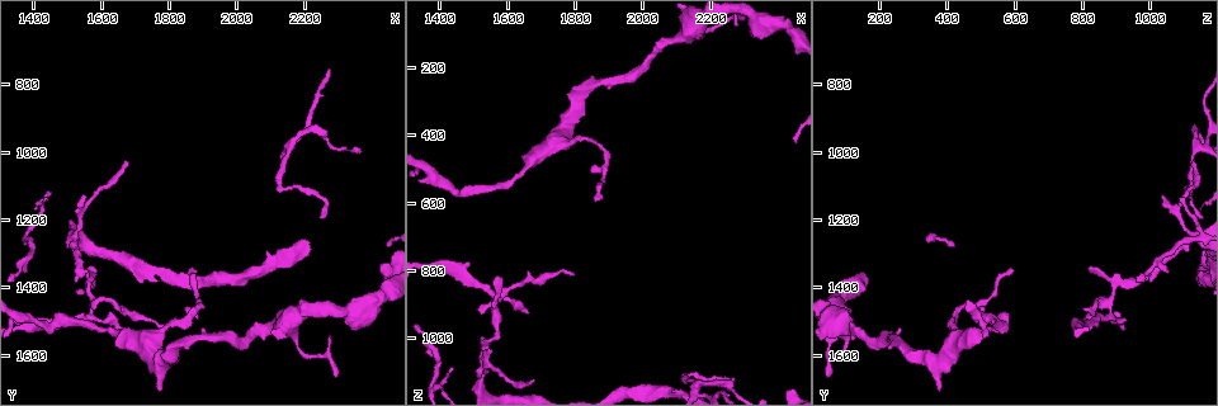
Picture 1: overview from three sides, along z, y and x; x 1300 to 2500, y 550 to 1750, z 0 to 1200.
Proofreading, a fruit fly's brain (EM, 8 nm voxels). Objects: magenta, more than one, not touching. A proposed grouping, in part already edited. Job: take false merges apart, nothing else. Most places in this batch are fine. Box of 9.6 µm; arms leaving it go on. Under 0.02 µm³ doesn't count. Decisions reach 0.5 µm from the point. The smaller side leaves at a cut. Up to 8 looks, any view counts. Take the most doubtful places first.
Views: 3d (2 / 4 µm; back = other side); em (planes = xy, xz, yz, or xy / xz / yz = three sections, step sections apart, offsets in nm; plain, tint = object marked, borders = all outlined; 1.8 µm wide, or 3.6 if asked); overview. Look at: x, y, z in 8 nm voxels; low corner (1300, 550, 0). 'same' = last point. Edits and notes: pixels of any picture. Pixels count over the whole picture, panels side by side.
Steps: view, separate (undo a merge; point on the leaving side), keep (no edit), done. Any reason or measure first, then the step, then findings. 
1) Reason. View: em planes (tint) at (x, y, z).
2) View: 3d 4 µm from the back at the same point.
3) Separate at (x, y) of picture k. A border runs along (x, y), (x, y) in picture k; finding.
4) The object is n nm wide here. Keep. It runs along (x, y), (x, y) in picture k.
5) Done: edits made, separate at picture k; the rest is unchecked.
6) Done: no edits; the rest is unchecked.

Sharp bend. View: em planes (tint) at (1580, 1450, 880).

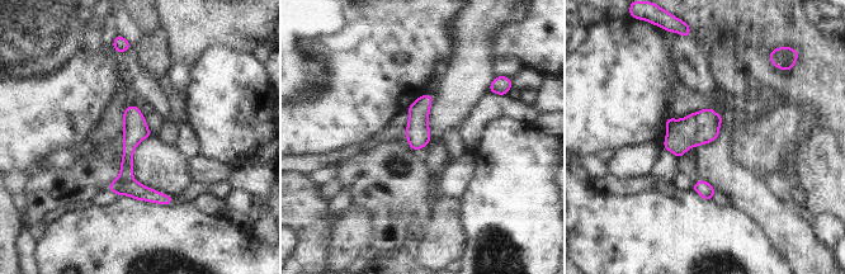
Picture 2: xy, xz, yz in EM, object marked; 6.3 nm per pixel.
Separate at (131, 188) of picture 2. A border runs along (119, 176), (132, 179) in picture 2; two cells meet here.

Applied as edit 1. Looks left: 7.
See it whole again. View: overview.

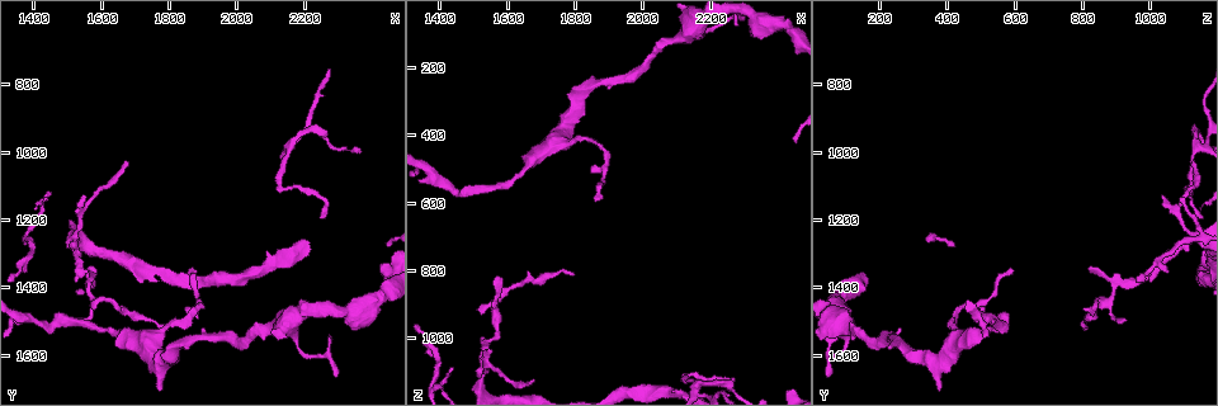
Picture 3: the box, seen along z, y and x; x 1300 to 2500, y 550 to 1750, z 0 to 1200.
Abrupt turn. View: em xy step 4 (tint) at (2160, 980, 1130).

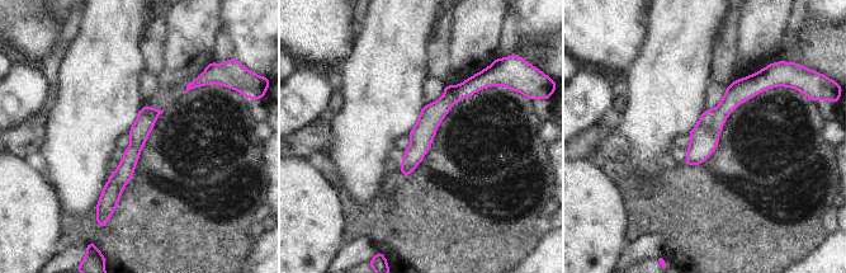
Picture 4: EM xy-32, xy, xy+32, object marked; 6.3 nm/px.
View: em planes (tint) at the same point.

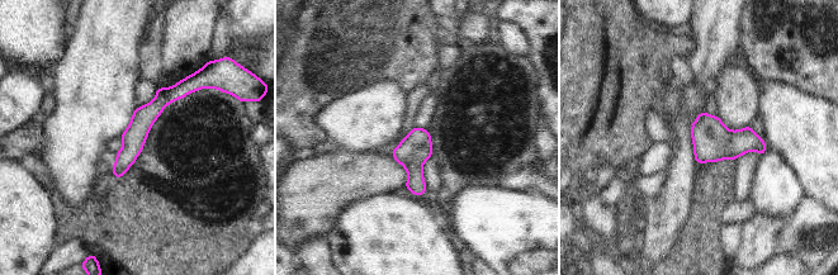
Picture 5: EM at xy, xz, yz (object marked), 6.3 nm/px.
The object is 150 nm wide here. Keep. It runs along (190, 88), (141, 122), (117, 174) in picture 5; one cell here.

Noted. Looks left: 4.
Sudden change in width. View: em planes (tint) at (1520, 1250, 1120).

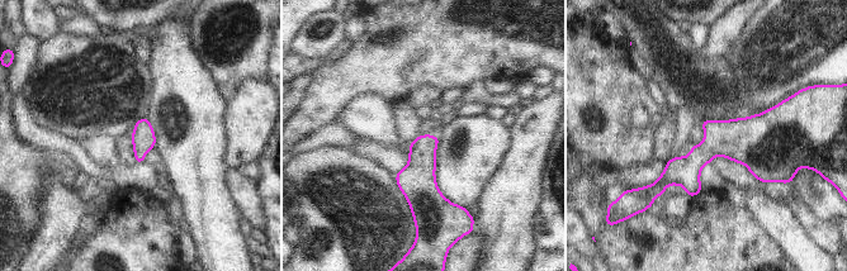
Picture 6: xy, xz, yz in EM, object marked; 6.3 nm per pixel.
Keep. It runs along (784, 132), (720, 139), (652, 189) in picture 6; one cell here.

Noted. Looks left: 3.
Done: edits made, separate at picture 2; the rest is unchecked.

